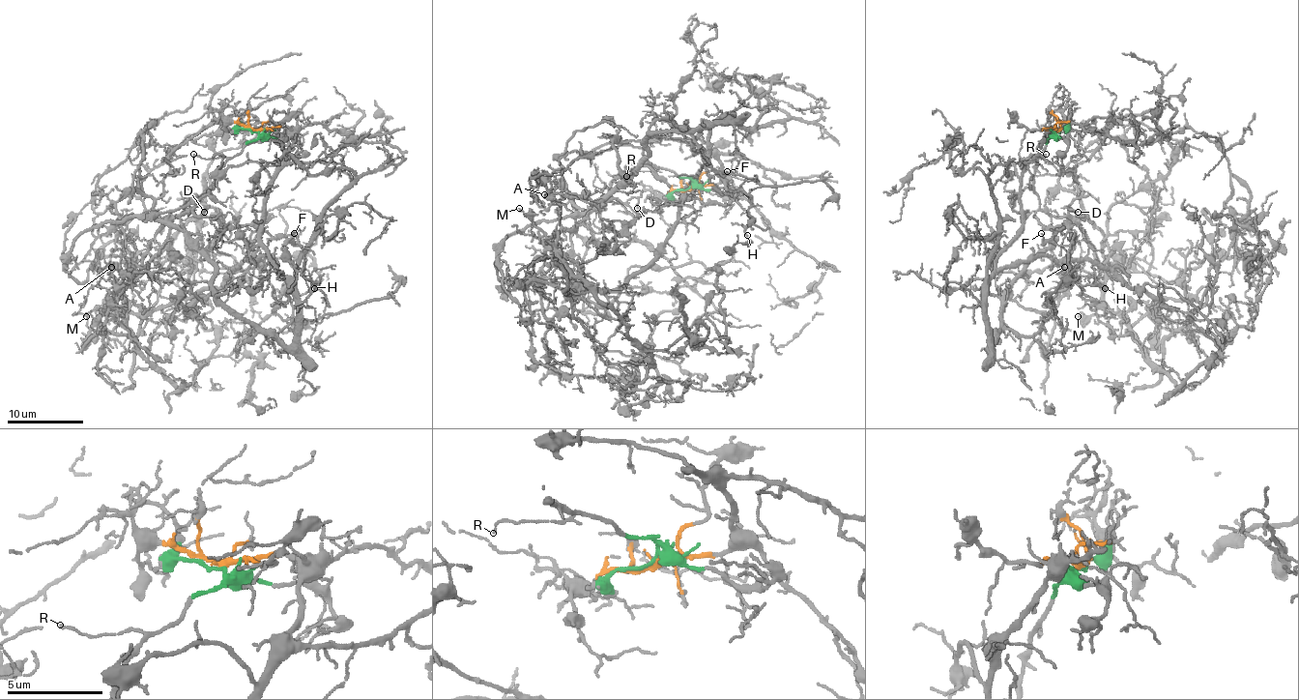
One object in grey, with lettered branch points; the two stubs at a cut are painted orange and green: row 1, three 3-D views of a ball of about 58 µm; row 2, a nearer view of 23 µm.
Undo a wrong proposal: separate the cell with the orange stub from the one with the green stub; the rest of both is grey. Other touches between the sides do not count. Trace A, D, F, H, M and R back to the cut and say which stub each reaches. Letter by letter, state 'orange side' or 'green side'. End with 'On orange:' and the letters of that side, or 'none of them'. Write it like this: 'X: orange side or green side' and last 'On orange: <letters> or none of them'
A: green side
D: green side
F: green side
H: green side
M: green side
R: green side
On orange: none of them

